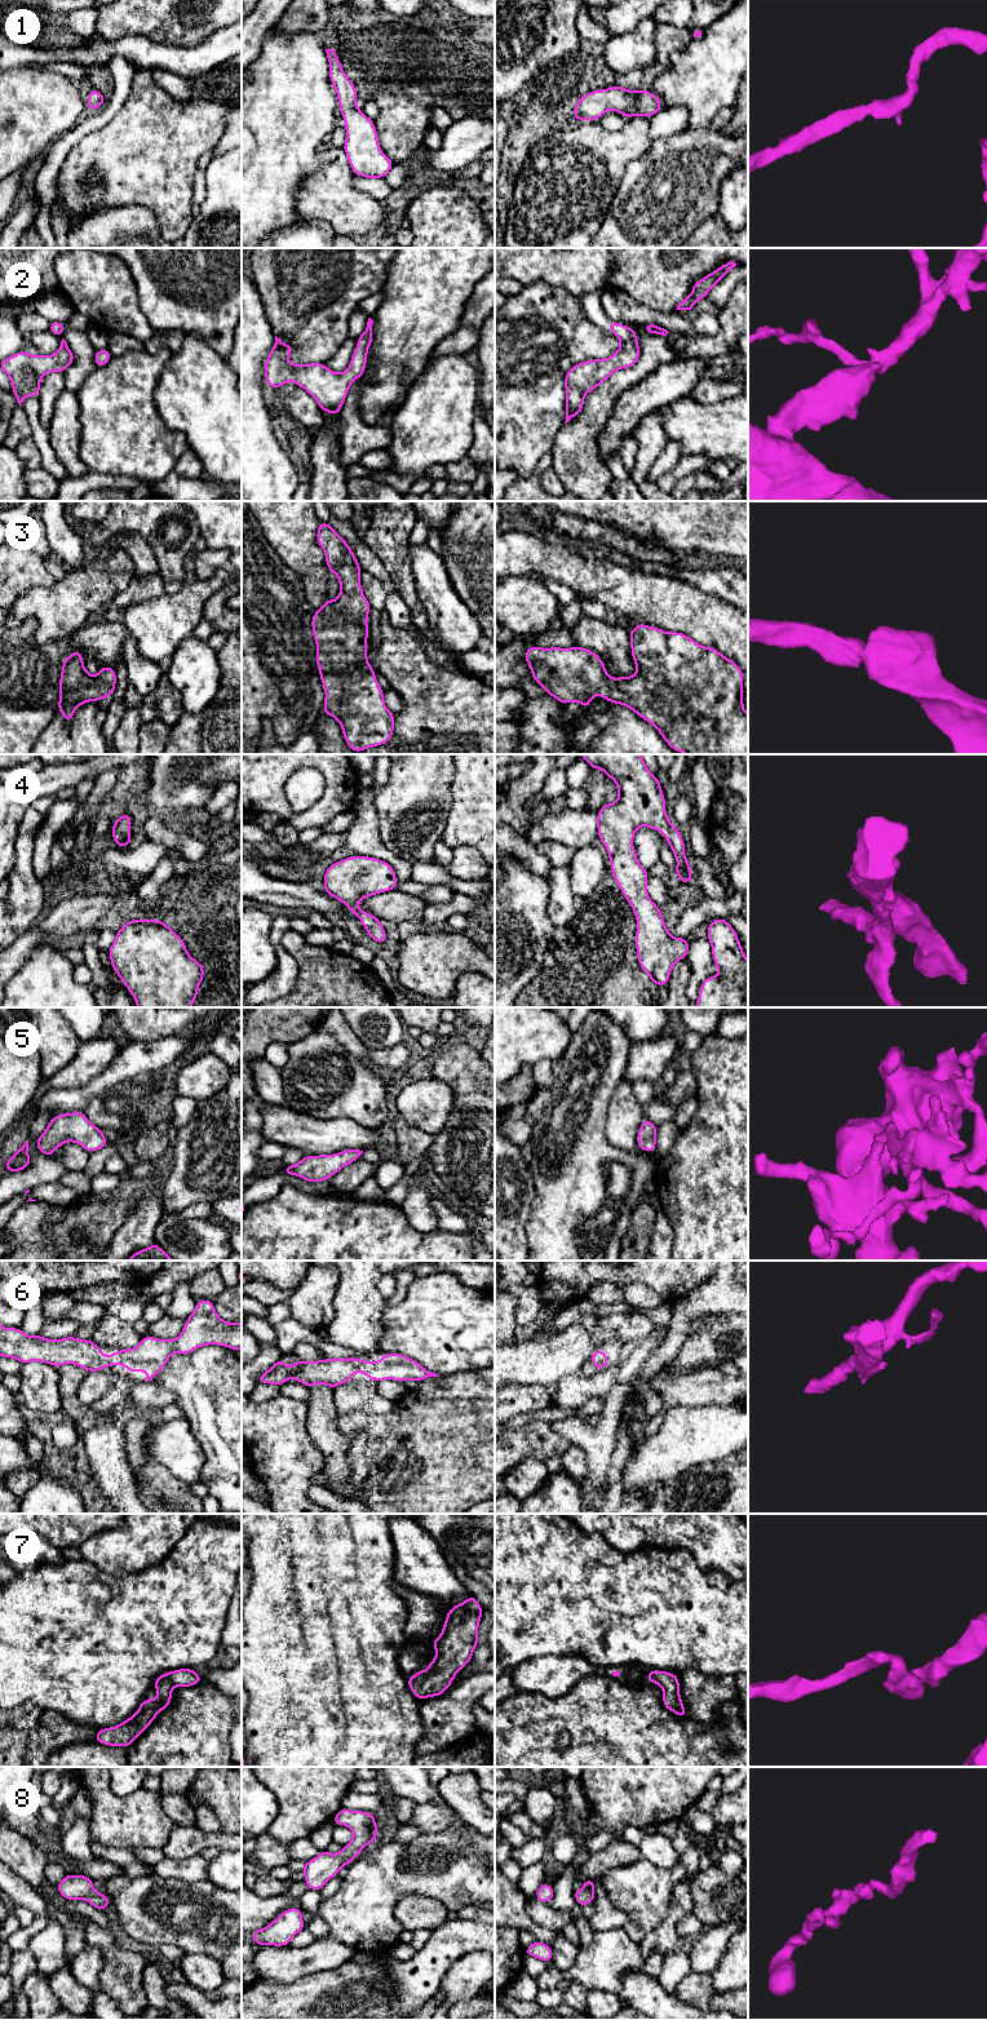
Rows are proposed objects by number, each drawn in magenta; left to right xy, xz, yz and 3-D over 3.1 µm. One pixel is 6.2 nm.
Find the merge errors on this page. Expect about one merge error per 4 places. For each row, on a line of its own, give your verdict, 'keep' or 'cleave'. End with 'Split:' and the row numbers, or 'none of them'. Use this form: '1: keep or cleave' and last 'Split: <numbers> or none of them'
1: keep
2: keep
3: keep
4: keep
5: keep
6: keep
7: keep
8: keep
Split: none of them

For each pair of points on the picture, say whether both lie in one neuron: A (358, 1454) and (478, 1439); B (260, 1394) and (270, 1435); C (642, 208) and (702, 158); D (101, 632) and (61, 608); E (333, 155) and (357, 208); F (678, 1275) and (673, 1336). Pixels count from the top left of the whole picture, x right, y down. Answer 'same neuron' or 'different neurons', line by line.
A: same neuron
B: different neurons
C: same neuron
D: different neurons
E: same neuron
F: different neurons

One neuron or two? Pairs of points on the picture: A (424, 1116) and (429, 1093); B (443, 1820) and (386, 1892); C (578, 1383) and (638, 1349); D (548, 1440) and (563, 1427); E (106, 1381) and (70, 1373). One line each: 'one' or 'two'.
A: one
B: two
C: one
D: two
E: two

